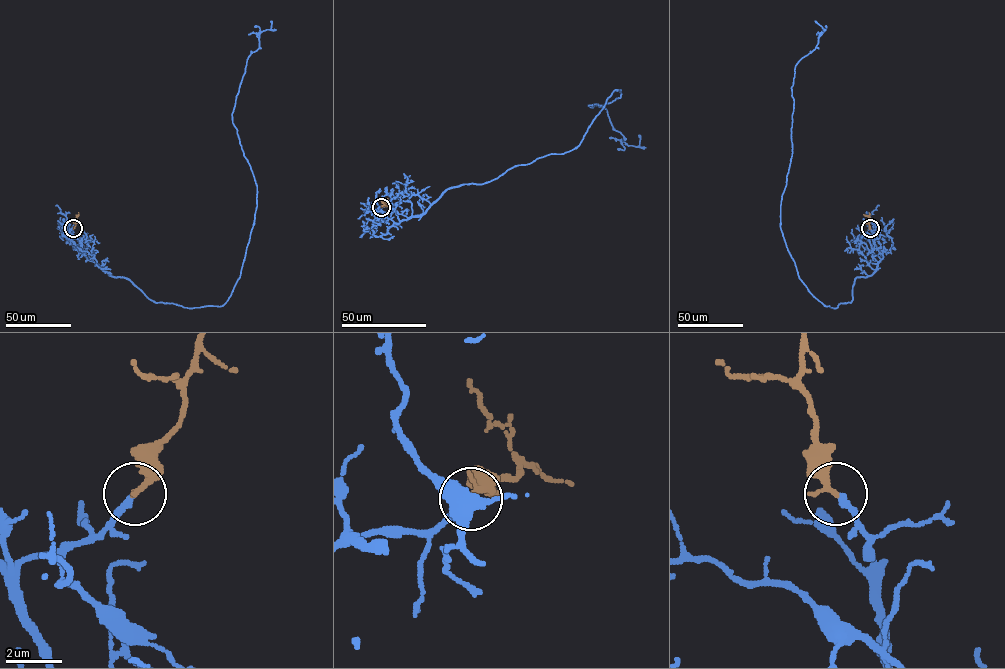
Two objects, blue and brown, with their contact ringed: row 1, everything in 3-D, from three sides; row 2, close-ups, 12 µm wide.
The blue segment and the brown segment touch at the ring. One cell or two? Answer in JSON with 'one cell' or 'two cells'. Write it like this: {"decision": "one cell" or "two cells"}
{"decision": "one cell"}

